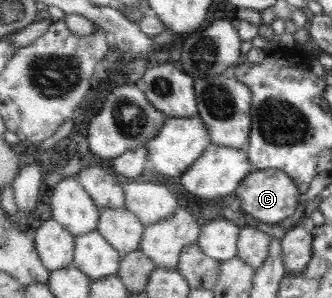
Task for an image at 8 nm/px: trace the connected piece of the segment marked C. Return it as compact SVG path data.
M256 169L249 173L234 190L243 213L249 214L265 224L275 224L293 214L299 194L294 182L282 171L277 169Z

